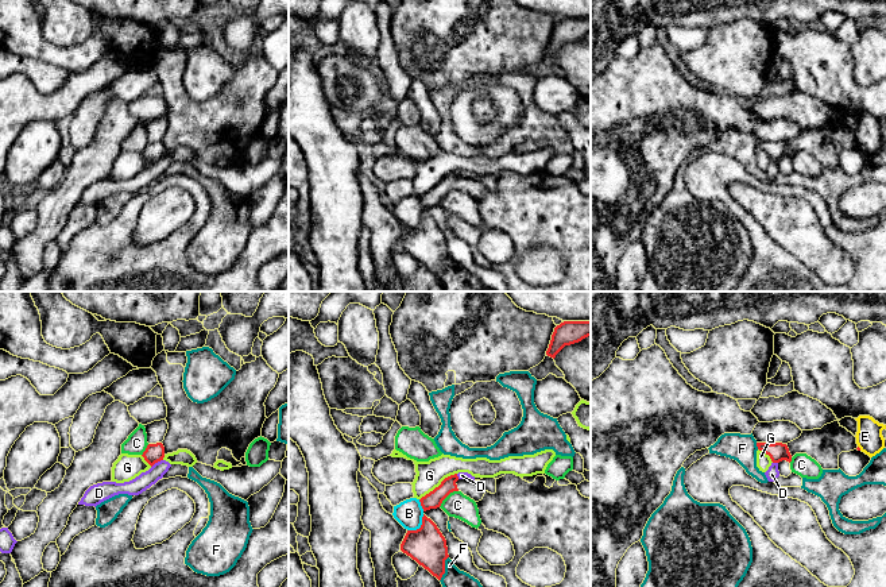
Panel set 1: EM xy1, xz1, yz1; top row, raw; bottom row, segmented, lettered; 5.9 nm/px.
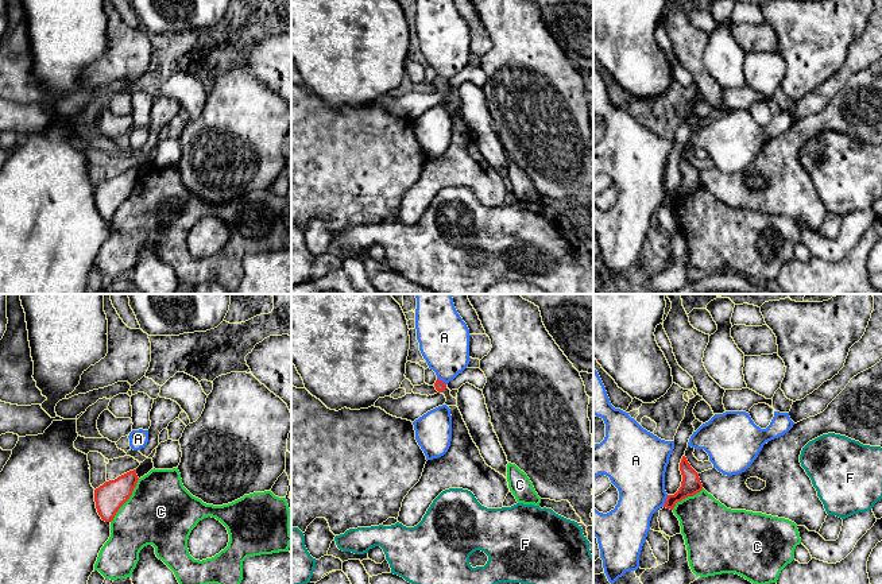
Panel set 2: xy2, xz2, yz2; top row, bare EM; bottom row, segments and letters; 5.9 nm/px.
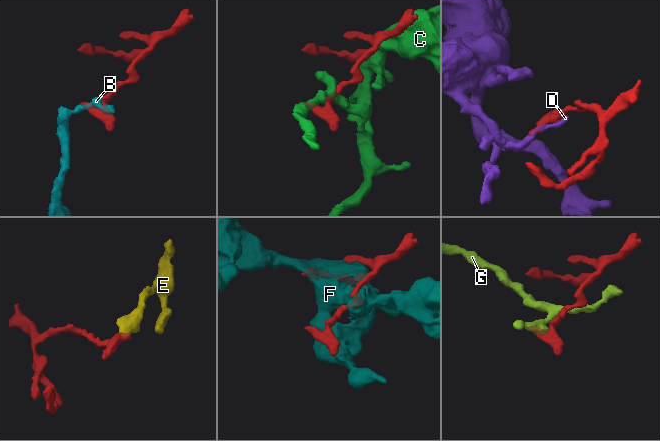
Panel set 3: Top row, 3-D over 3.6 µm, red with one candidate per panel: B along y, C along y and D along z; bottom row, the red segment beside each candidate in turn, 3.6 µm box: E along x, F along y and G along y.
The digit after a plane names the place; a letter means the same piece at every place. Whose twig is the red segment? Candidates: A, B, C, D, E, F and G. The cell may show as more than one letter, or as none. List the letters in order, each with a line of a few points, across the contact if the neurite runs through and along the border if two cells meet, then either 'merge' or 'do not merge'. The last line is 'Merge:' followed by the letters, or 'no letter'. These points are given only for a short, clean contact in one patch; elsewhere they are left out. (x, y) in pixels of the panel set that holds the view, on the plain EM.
A: do not merge
B: do not merge
C: do not merge
D: line xy1 (162, 157), (151, 165); do not merge
E: line yz1 (858, 143), (861, 147); do not merge
F: do not merge
G: do not merge
Merge: no letter

